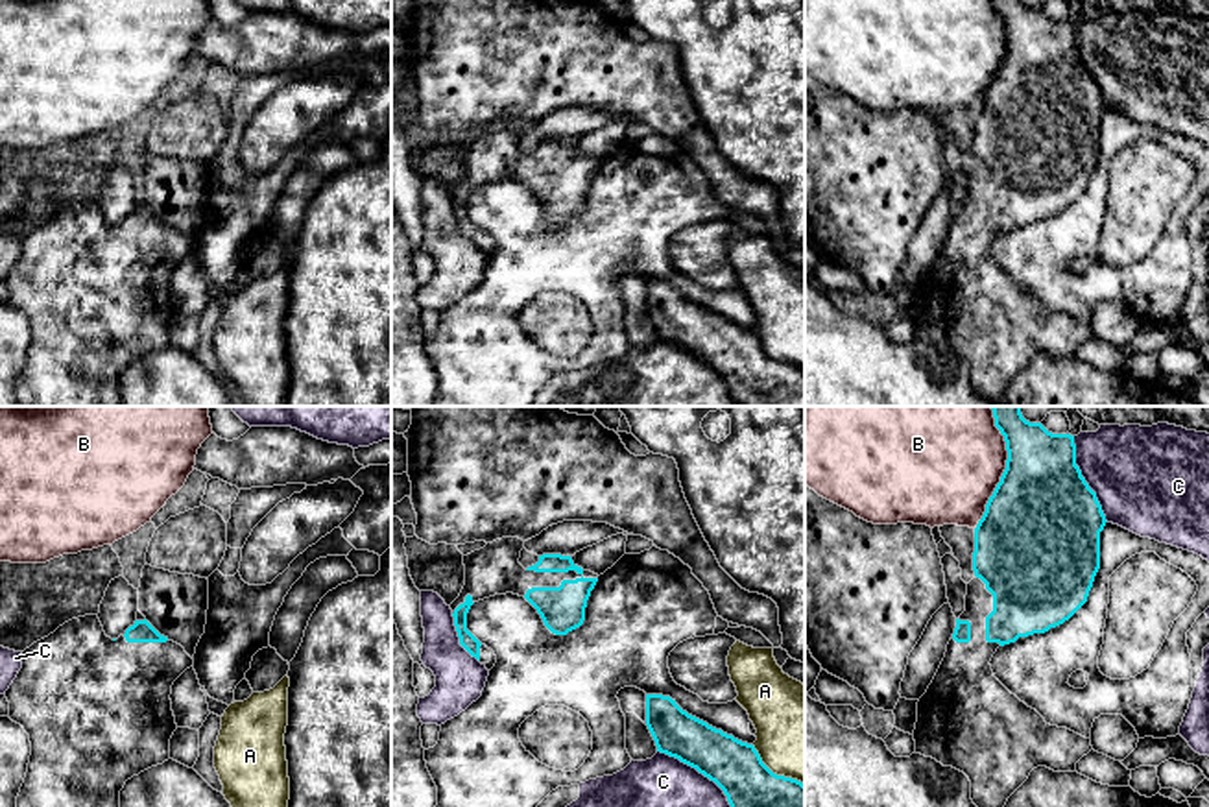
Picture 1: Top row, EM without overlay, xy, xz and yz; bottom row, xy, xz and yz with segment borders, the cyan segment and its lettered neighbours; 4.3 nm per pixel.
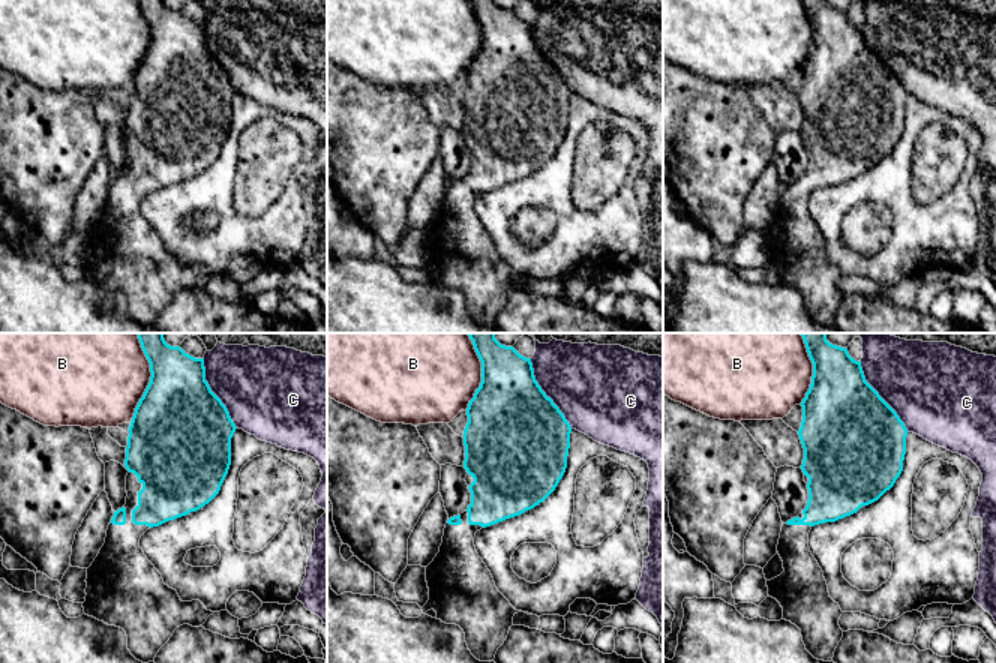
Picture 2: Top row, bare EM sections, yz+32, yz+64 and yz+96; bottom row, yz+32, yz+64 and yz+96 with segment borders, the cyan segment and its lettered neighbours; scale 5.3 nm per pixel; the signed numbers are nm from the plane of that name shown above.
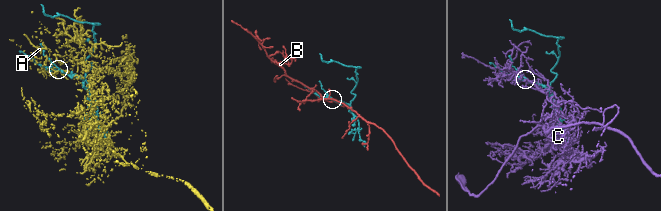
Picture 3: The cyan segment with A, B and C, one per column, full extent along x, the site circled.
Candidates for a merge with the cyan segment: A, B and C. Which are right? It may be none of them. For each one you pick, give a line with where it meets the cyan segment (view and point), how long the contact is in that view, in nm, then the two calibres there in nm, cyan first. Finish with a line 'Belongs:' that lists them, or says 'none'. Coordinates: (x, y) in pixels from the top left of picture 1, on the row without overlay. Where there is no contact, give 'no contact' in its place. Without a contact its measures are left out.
Belongs: none

